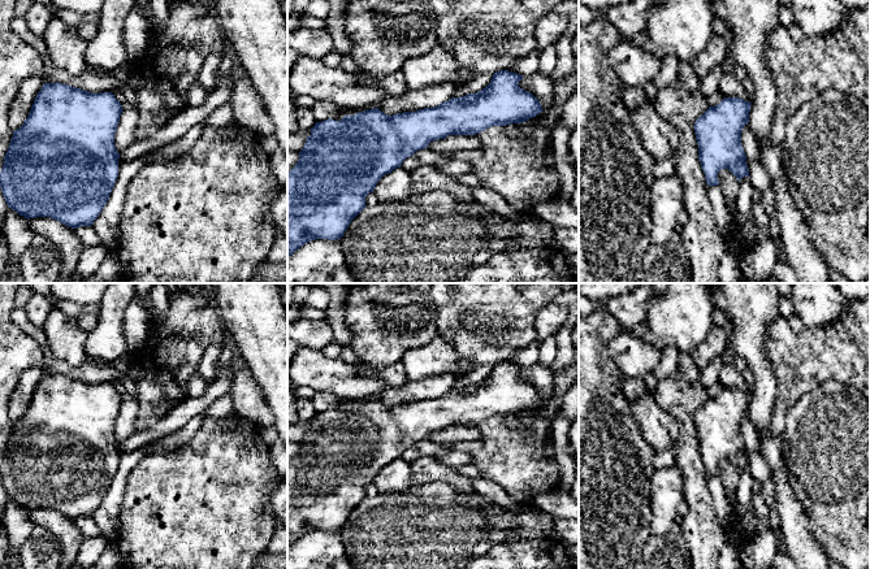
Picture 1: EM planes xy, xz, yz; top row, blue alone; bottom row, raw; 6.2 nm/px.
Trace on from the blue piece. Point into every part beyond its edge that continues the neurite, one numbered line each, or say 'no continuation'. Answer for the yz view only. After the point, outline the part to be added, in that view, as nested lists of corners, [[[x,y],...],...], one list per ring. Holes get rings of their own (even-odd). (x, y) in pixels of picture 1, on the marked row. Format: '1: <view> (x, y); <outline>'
no continuation

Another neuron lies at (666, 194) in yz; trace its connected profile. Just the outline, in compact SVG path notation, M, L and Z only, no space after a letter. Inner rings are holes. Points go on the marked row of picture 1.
M655 178L650 187L652 244L663 246L671 240L678 216L684 209L679 178Z

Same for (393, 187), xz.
M402 166L385 174L376 184L373 192L380 203L401 203L408 197L411 192L411 173Z

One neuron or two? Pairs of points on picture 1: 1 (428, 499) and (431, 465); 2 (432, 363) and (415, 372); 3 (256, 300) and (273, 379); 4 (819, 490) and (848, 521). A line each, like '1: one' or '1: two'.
1: two
2: one
3: one
4: one

